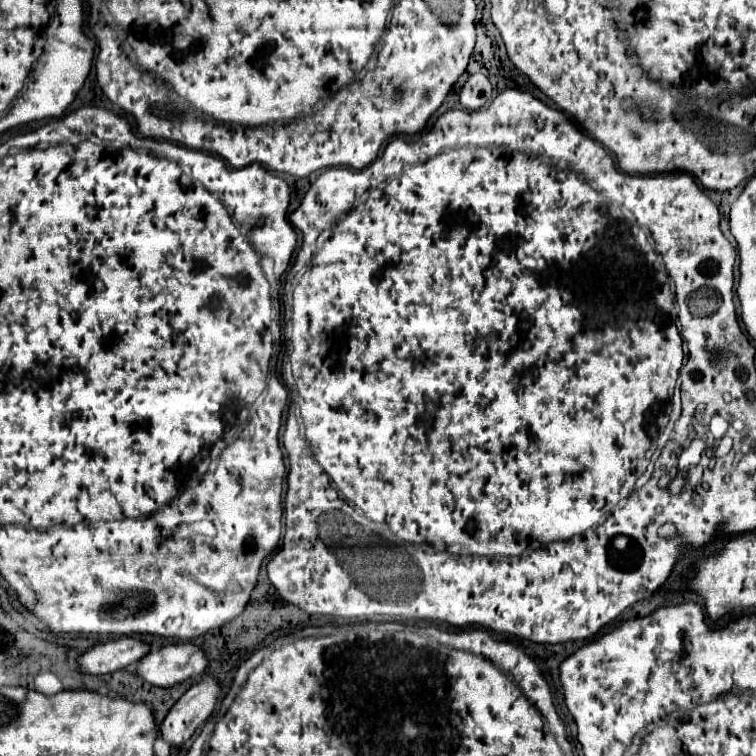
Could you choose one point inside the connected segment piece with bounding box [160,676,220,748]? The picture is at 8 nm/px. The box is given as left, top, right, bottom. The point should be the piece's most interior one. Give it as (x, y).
(196, 706)

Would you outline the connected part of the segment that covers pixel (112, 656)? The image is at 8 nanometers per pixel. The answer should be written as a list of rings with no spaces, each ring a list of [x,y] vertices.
[[[116,638],[106,644],[98,644],[88,648],[82,656],[78,656],[78,672],[82,674],[110,674],[126,668],[128,664],[140,660],[148,654],[150,646],[138,638]]]

